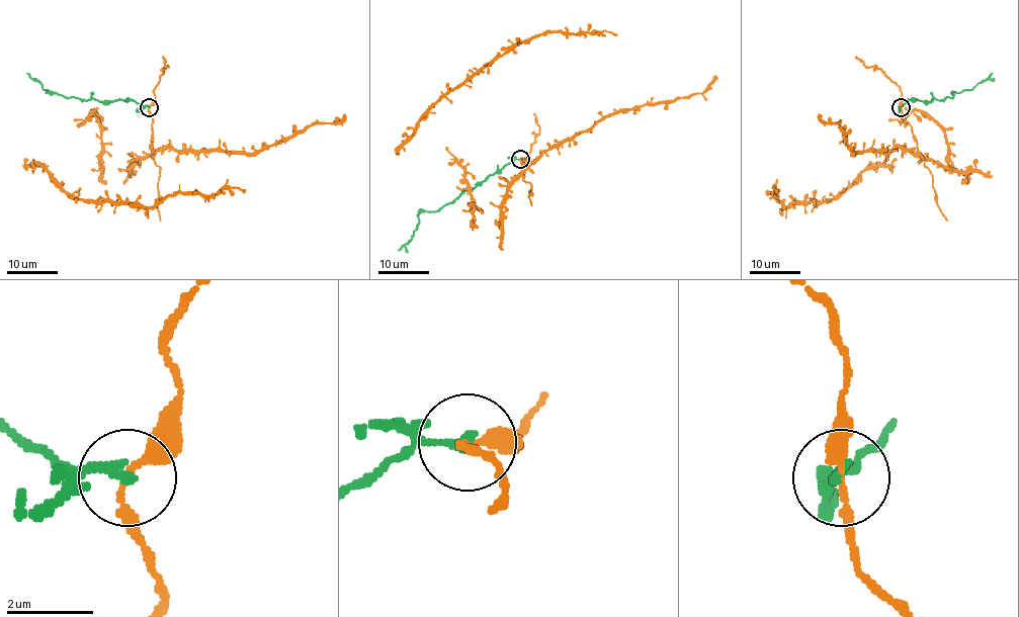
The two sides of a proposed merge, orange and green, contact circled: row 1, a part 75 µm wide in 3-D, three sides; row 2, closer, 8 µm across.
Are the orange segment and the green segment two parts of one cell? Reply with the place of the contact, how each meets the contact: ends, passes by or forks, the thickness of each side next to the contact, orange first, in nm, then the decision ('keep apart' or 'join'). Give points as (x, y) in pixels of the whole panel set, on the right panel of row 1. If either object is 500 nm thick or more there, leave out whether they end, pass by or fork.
(901, 107) | orange passes by | green ends | 200/220 nm | keep apart

